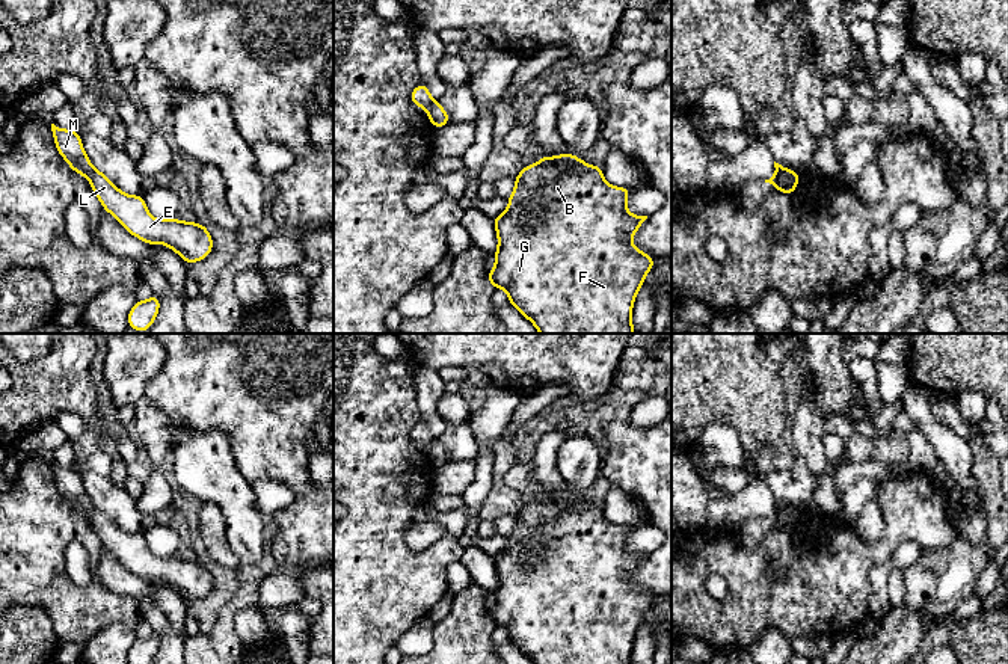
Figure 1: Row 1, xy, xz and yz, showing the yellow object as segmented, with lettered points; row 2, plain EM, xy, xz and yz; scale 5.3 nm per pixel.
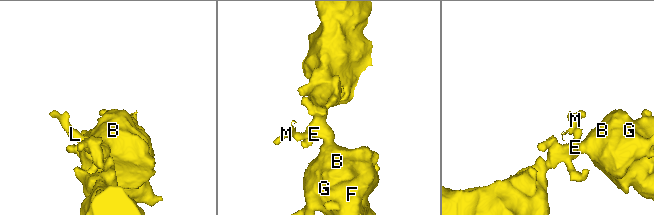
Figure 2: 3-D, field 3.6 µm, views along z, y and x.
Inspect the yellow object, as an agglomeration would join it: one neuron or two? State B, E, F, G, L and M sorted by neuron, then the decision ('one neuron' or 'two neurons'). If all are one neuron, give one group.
B E F G L / M | two neurons

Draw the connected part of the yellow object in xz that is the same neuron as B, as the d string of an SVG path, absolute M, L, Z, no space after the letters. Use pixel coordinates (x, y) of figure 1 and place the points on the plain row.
M572 492L557 495L542 495L537 501L522 506L515 516L515 530L509 534L509 545L493 557L498 587L495 589L495 604L487 611L489 620L495 626L506 628L509 640L534 664L632 664L632 643L638 628L643 625L644 614L650 610L655 599L650 593L632 584L632 575L647 554L634 554L626 548L629 527L608 522L602 513L602 504L584 501Z

